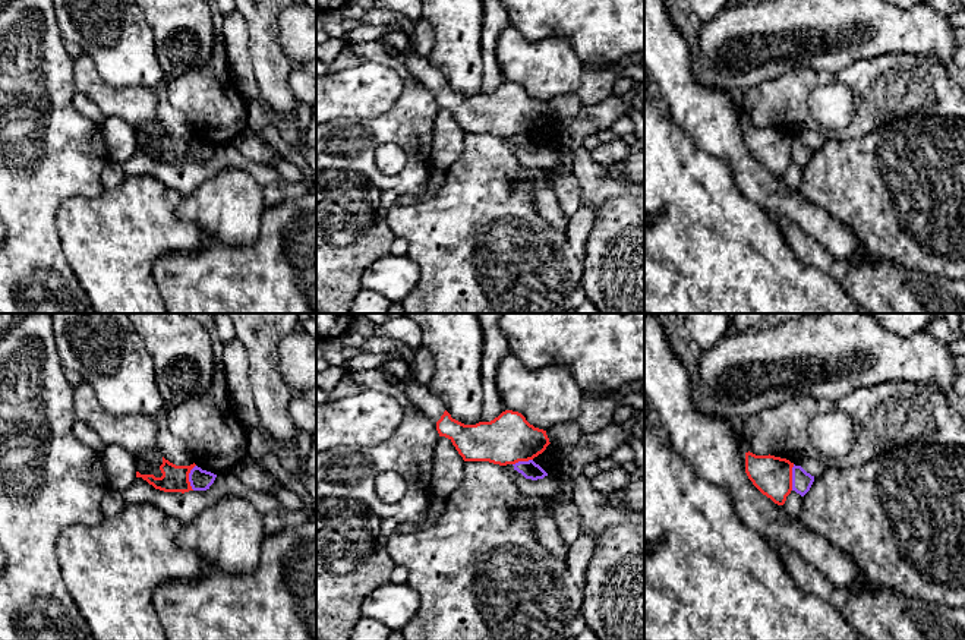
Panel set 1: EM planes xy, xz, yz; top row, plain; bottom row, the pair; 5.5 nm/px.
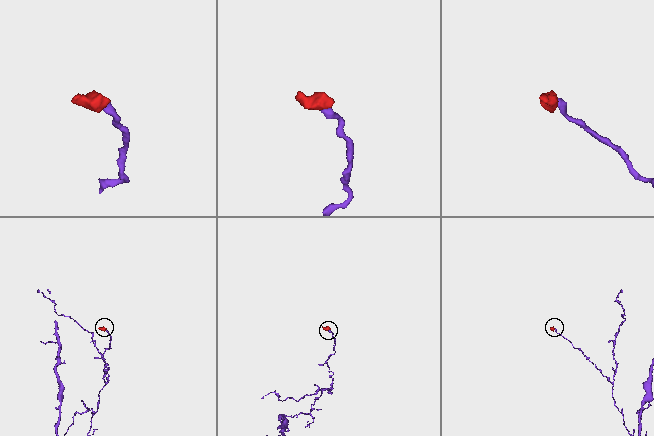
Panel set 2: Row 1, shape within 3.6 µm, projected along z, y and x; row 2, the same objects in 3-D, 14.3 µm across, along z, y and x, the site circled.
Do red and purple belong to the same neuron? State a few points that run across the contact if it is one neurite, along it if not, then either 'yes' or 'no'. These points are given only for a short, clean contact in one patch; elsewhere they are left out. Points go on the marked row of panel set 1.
yz (794, 464), (791, 489) | no

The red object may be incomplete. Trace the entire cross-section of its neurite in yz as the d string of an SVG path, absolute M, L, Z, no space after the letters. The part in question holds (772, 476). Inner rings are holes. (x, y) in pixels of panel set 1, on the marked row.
M745 453L748 479L778 505L783 505L792 491L792 467L794 463L786 458Z

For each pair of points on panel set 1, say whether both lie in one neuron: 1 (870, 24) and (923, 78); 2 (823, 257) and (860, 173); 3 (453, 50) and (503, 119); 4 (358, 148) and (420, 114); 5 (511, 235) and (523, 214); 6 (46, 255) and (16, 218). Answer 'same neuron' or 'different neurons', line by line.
1: different neurons
2: different neurons
3: different neurons
4: same neuron
5: same neuron
6: same neuron

